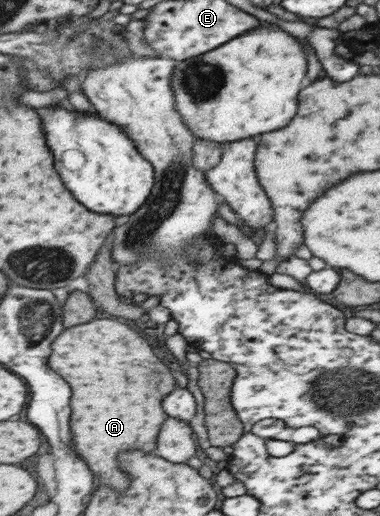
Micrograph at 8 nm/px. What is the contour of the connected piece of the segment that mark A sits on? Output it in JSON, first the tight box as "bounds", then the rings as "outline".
{"bounds":[49,319,178,491],"outline":[[[97,319],[91,323],[83,323],[77,327],[65,329],[53,343],[51,343],[51,357],[49,367],[59,373],[71,387],[71,435],[75,451],[89,463],[95,477],[105,485],[111,485],[117,491],[125,491],[129,487],[129,477],[121,473],[117,465],[117,455],[129,449],[141,449],[151,453],[155,449],[155,437],[161,429],[161,423],[167,419],[167,413],[161,409],[161,401],[178,386],[171,370],[161,363],[151,351],[151,345],[139,337],[139,333],[131,331],[127,325],[111,319]]]}

